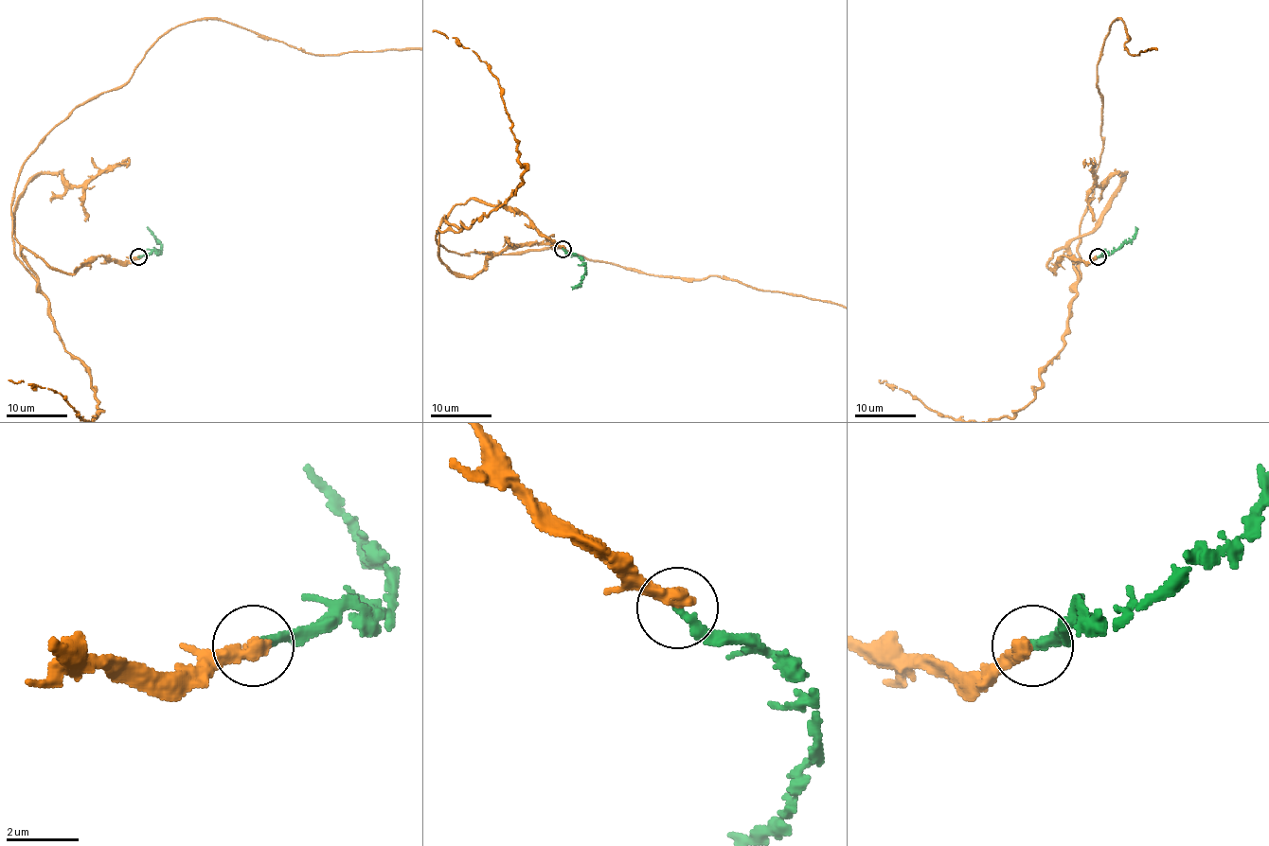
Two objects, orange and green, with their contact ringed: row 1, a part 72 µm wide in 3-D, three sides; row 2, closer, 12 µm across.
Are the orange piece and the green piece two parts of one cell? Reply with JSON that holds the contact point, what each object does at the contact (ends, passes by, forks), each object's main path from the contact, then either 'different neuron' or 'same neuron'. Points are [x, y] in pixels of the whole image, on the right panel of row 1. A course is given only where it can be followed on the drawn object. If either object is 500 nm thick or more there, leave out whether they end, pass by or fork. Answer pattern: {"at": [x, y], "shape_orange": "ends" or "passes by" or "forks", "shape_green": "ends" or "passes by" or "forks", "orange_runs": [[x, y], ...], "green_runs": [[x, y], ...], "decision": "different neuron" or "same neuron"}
{"at": [1098, 256], "shape_orange": "ends", "shape_green": "ends", "green_runs": [[1097, 256], [1119, 249], [1132, 238], [1134, 226]], "decision": "same neuron"}

